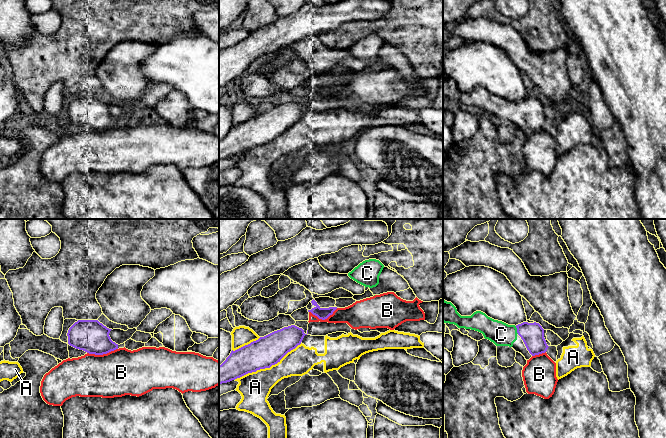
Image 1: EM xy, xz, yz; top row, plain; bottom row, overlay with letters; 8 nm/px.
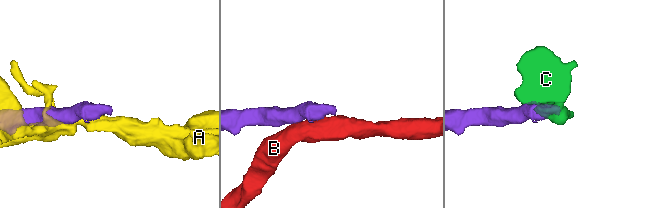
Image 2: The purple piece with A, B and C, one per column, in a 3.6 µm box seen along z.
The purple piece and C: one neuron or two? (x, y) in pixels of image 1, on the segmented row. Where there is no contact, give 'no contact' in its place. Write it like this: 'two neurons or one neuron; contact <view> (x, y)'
one neuron; contact yz (517, 330)

